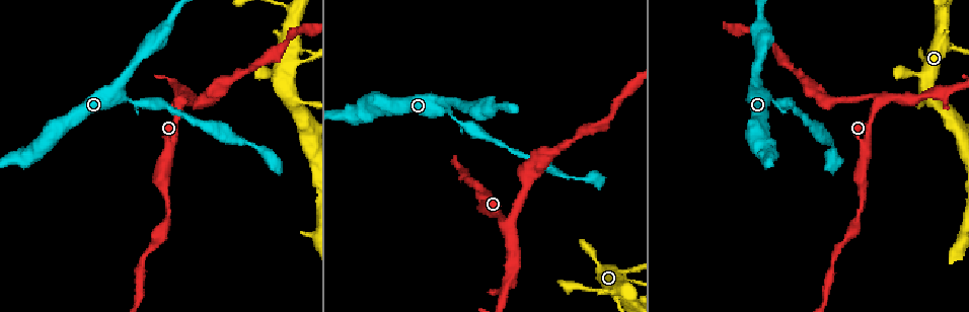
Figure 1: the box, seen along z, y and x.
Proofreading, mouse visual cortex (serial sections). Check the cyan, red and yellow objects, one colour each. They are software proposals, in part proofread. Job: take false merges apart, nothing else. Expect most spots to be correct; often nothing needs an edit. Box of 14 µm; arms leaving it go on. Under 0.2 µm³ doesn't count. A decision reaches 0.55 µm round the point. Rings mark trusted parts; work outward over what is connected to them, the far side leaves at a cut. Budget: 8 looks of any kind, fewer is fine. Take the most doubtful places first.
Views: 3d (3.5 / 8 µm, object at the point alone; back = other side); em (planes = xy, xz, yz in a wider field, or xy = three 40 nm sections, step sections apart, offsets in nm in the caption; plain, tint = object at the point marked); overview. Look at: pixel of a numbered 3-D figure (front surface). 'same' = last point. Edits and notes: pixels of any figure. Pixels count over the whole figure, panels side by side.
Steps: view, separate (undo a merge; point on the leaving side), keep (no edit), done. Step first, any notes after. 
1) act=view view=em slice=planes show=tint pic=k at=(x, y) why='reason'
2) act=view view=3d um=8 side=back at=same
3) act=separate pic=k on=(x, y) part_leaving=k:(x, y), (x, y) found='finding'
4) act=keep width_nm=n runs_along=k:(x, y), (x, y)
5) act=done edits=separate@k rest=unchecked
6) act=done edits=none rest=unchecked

act=view view=3d um=3.5 pic=1 at=(504, 227) why='three-way junction'

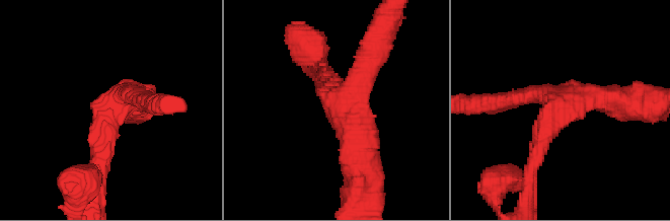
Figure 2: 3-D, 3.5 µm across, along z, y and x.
act=view view=em slice=xy step=2 show=tint pic=2 at=(341, 100)

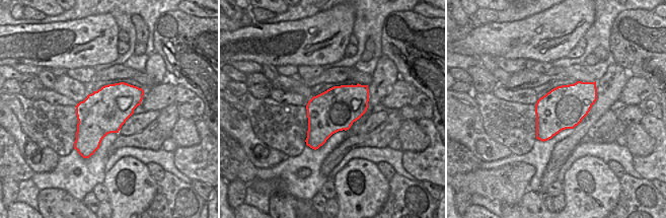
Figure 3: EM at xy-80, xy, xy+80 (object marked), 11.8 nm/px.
act=view view=em slice=xy step=3 show=tint at=same why='cut it another way'

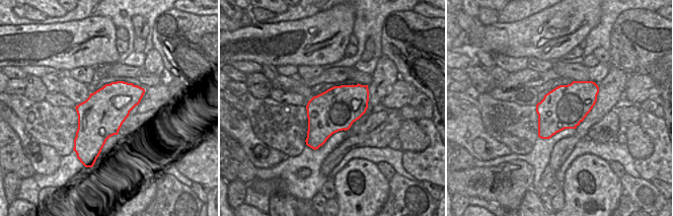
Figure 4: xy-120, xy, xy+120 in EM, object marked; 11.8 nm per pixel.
act=keep arms=3 arm_widths_nm=250,300,400 runs_along=2:(99, 163), (108, 111), (149, 101) found='continuous, no second cell'

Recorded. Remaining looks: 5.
act=view view=3d um=3.5 pic=1 at=(306, 51) why='calibre changes'

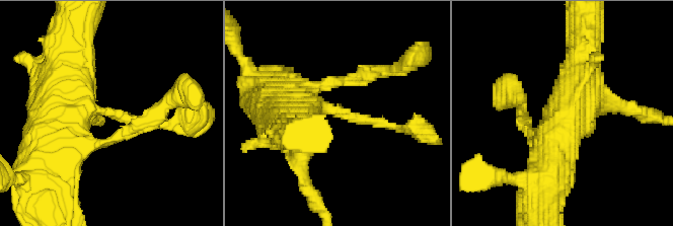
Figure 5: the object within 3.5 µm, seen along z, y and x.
act=view view=em slice=xy step=5 show=plain pic=5 at=(337, 109) why='need the tissue'

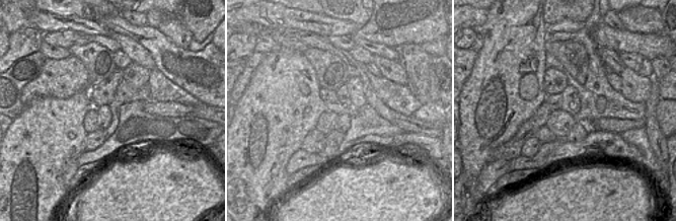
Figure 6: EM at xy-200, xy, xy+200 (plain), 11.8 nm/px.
act=view view=em slice=xy step=5 show=tint at=same

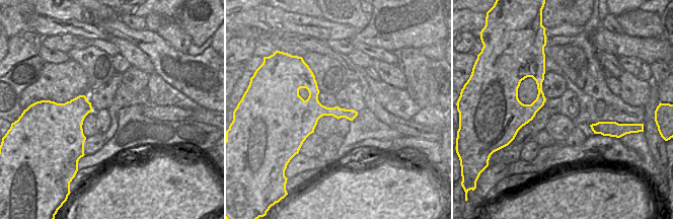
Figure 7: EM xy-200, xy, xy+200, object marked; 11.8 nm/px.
act=keep runs_along=5:(275, 107), (330, 107), (380, 126) found='continuous, no second cell'

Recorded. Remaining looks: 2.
act=view view=3d um=3.5 pic=1 at=(439, 101)

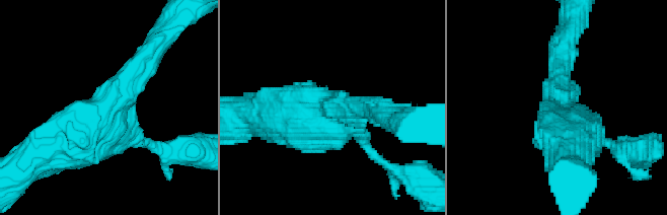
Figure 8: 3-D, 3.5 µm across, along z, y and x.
act=view view=em slice=xy step=2 show=tint pic=8 at=(564, 112)

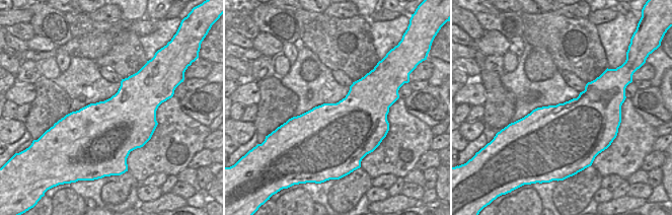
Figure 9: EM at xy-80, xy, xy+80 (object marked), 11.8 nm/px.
act=keep runs_along=8:(47, 153), (93, 134), (127, 78) found='one cell here'

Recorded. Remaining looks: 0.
act=done edits=none rest=unchecked

